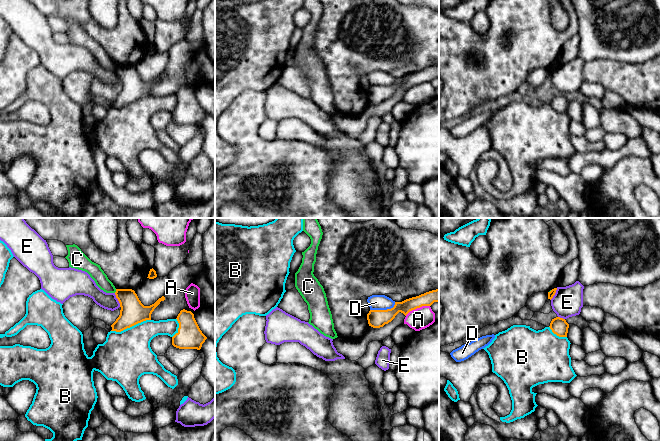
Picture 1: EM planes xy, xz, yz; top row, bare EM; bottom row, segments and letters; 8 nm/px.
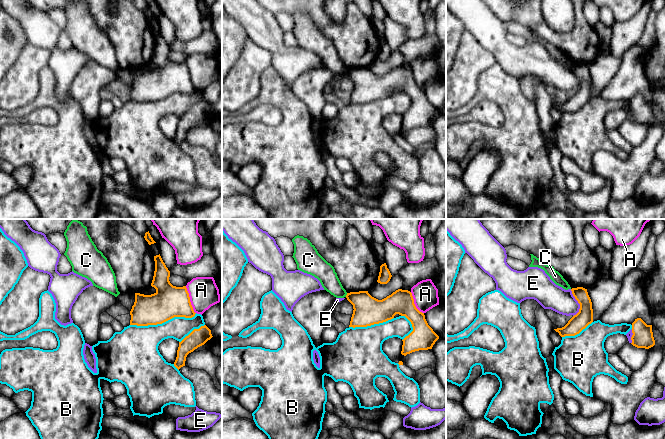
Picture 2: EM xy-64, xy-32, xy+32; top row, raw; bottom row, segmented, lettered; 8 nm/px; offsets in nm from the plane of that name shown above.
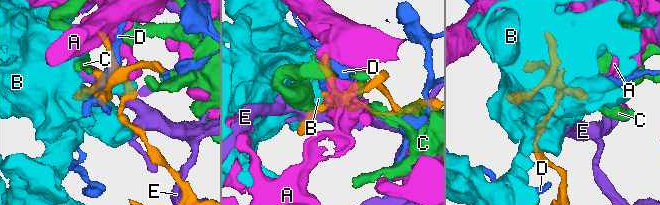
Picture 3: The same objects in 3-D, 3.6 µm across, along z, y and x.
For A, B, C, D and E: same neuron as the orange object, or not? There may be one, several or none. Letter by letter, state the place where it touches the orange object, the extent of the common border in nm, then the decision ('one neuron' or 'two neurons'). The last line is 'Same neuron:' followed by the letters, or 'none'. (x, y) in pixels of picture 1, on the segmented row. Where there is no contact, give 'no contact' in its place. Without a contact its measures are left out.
A: meets orange in xz at (417, 307); contact 220 nm long; two neurons
B: meets orange in xy at (130, 326); contact 340 nm long; two neurons
C: meets orange in xy at (116, 291); contact 40 nm long; two neurons
D: meets orange in xz at (383, 310); contact 220 nm long; two neurons
E: meets orange in xy at (118, 300); contact 120 nm long; two neurons
Same neuron: none

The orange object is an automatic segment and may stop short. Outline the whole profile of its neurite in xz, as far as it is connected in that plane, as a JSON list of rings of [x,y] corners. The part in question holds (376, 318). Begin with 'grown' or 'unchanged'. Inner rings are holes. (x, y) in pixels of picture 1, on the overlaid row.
unchanged; [[[439,289],[406,299],[402,302],[395,302],[394,307],[391,309],[370,310],[367,314],[368,324],[373,328],[380,328],[391,322],[399,312],[406,316],[410,311],[422,306],[431,306],[434,302],[439,302]]]

